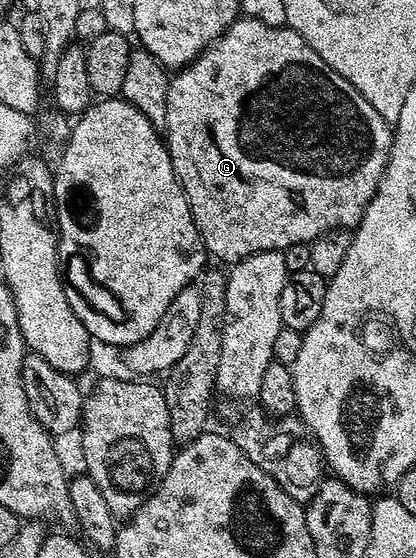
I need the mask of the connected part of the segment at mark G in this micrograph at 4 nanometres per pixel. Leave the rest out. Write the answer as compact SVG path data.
M240 16L196 61L178 70L170 78L170 83L165 111L167 154L171 156L173 171L187 197L195 225L199 228L199 239L212 258L220 257L226 263L234 263L262 249L282 251L290 245L310 243L330 229L351 231L359 224L387 166L393 129L385 118L373 111L373 103L358 93L353 83L337 75L337 71L333 71L333 67L329 67L329 63L325 63L325 59L321 59L321 55L317 55L317 51L313 51L313 47L309 47L301 35L297 35L297 31L286 27L265 27L265 23L257 23L257 19Z

